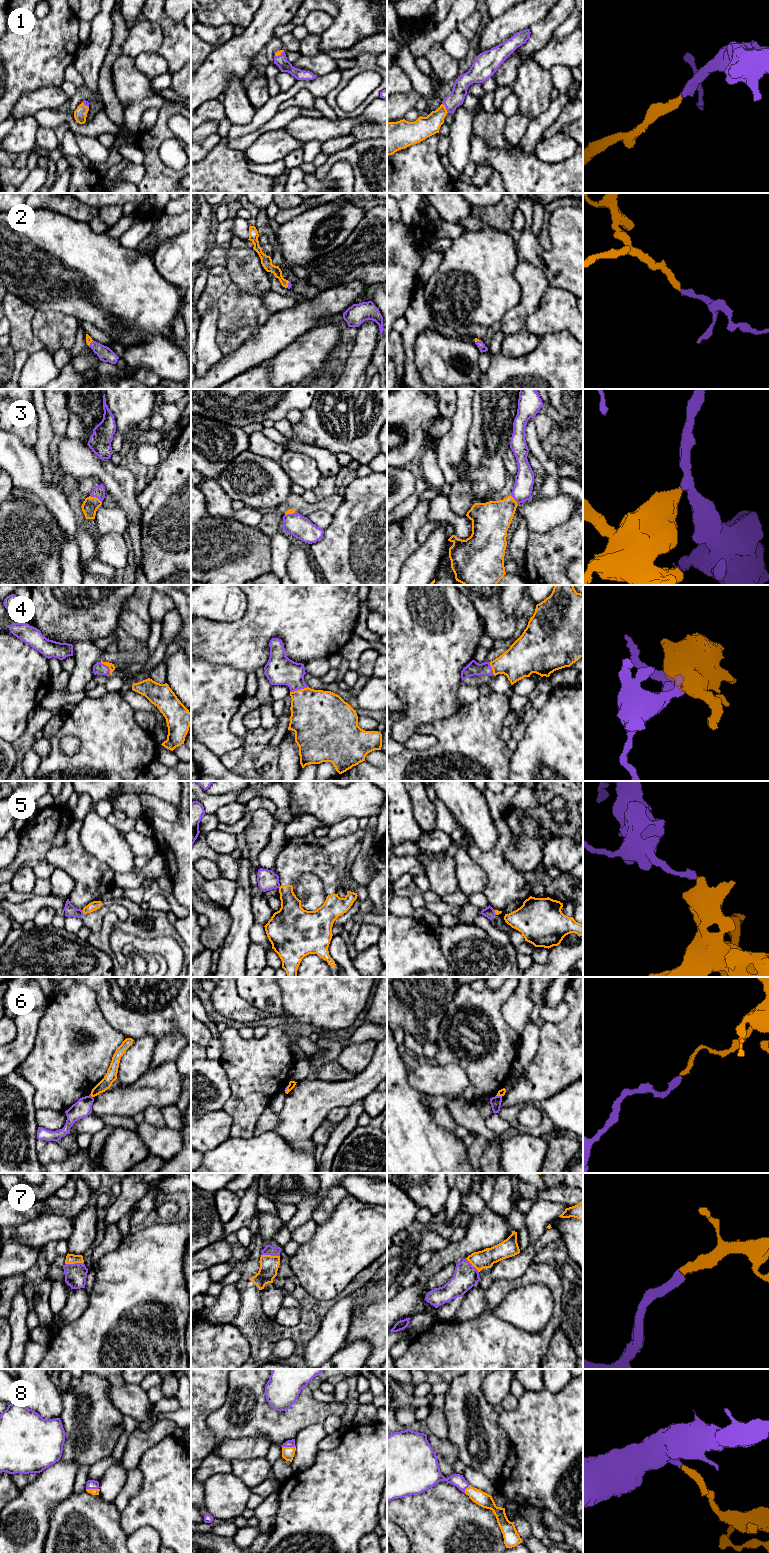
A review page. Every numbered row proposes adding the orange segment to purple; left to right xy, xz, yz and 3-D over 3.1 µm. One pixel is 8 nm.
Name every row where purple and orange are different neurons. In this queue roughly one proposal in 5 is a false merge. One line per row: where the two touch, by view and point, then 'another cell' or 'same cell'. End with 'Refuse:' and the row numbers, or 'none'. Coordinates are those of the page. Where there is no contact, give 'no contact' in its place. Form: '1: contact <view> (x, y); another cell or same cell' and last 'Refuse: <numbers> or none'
1: contact yz (446, 108); same cell
2: contact xz (288, 284); same cell
3: contact xy (96, 497); same cell
4: contact xz (298, 689); same cell
5: contact xy (82, 912); another cell
6: contact xy (91, 1096); another cell
7: contact xy (75, 1263); same cell
8: contact xz (289, 1446); same cell
Refuse: 5, 6

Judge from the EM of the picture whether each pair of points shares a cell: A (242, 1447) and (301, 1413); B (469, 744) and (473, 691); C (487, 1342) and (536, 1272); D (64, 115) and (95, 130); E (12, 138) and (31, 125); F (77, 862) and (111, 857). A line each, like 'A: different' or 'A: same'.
A: different
B: different
C: same
D: same
E: same
F: different

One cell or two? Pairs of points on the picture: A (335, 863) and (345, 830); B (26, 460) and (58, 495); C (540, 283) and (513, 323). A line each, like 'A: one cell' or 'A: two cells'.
A: two cells
B: one cell
C: one cell

